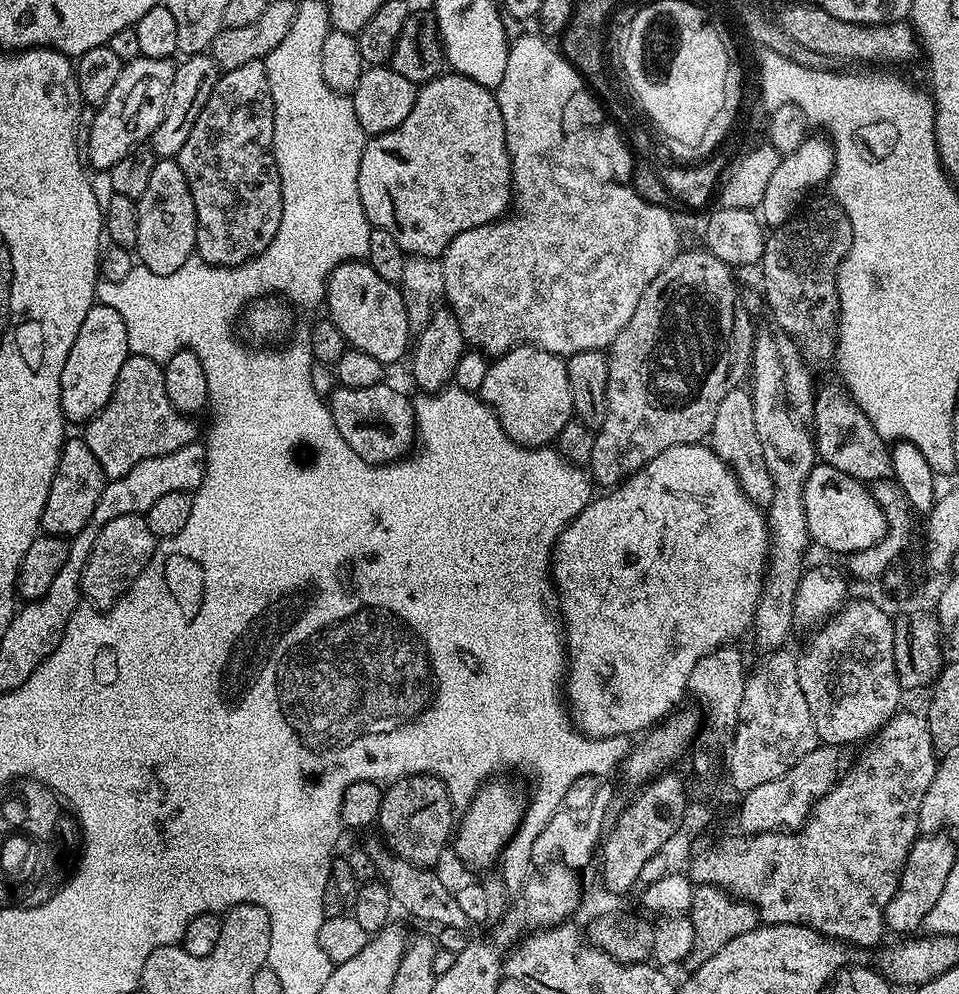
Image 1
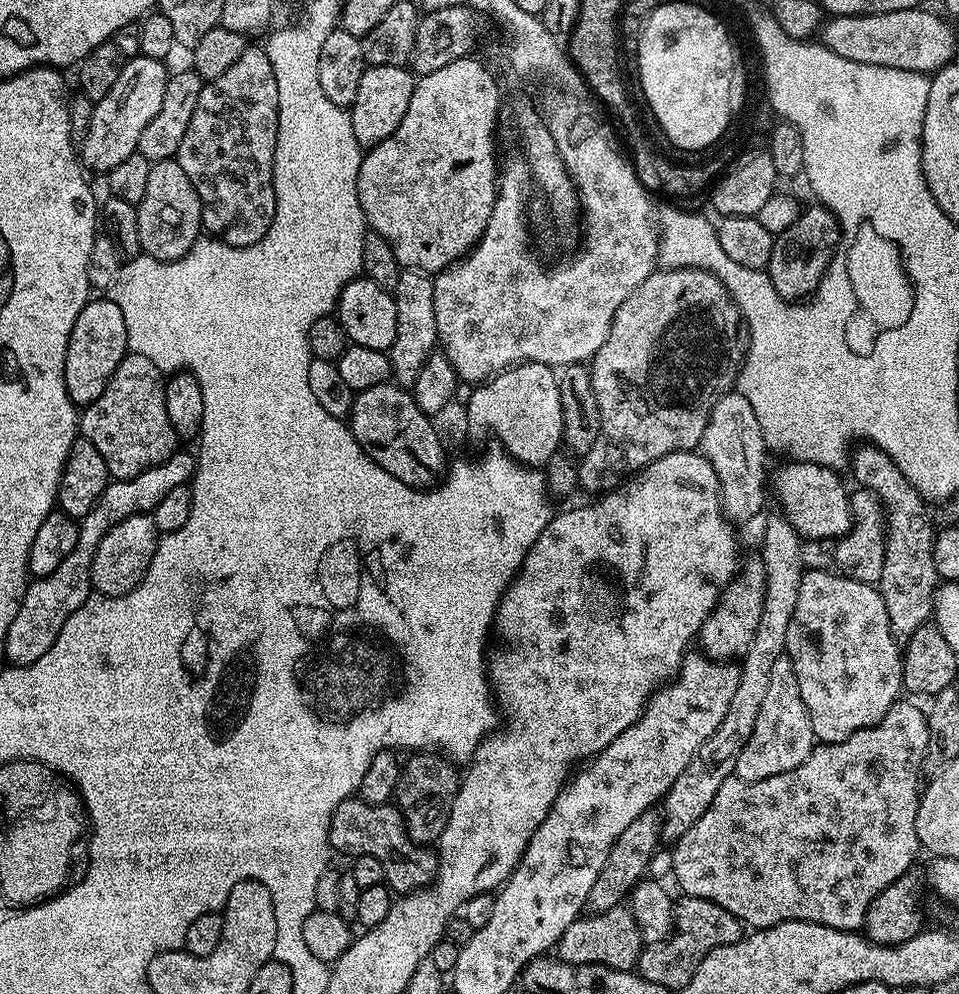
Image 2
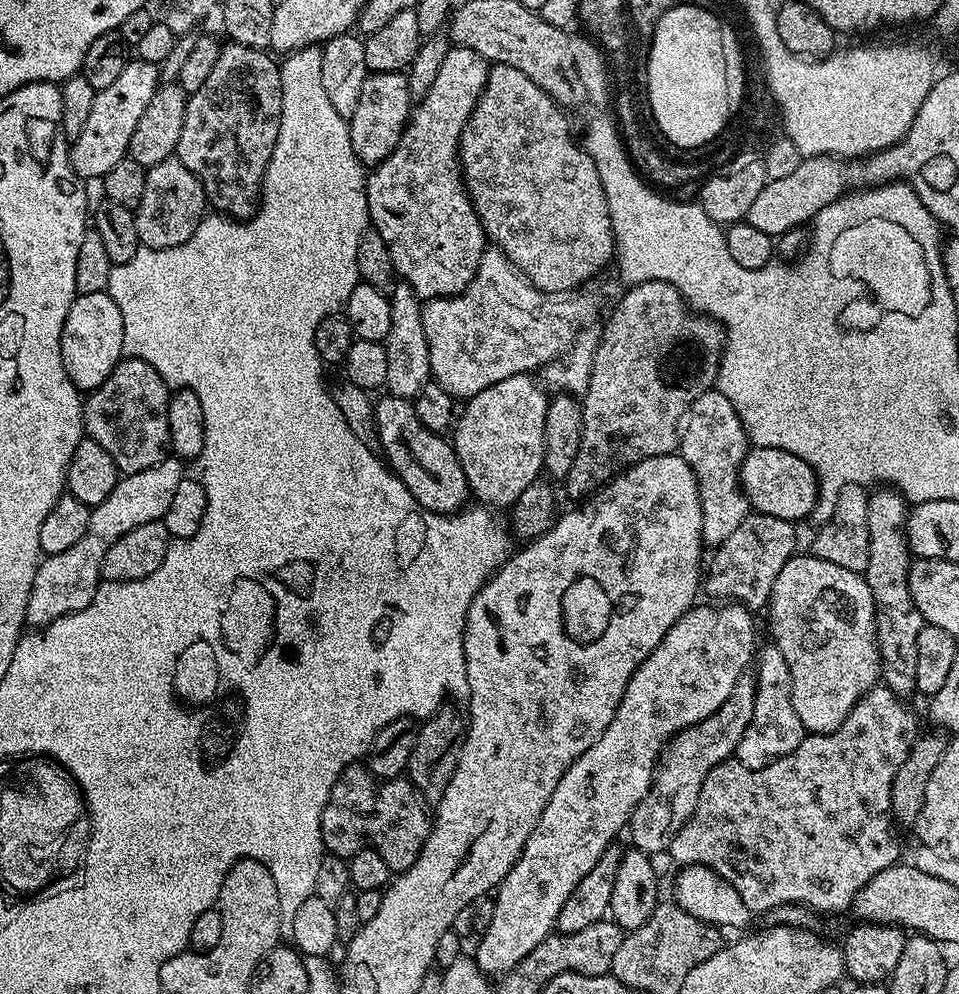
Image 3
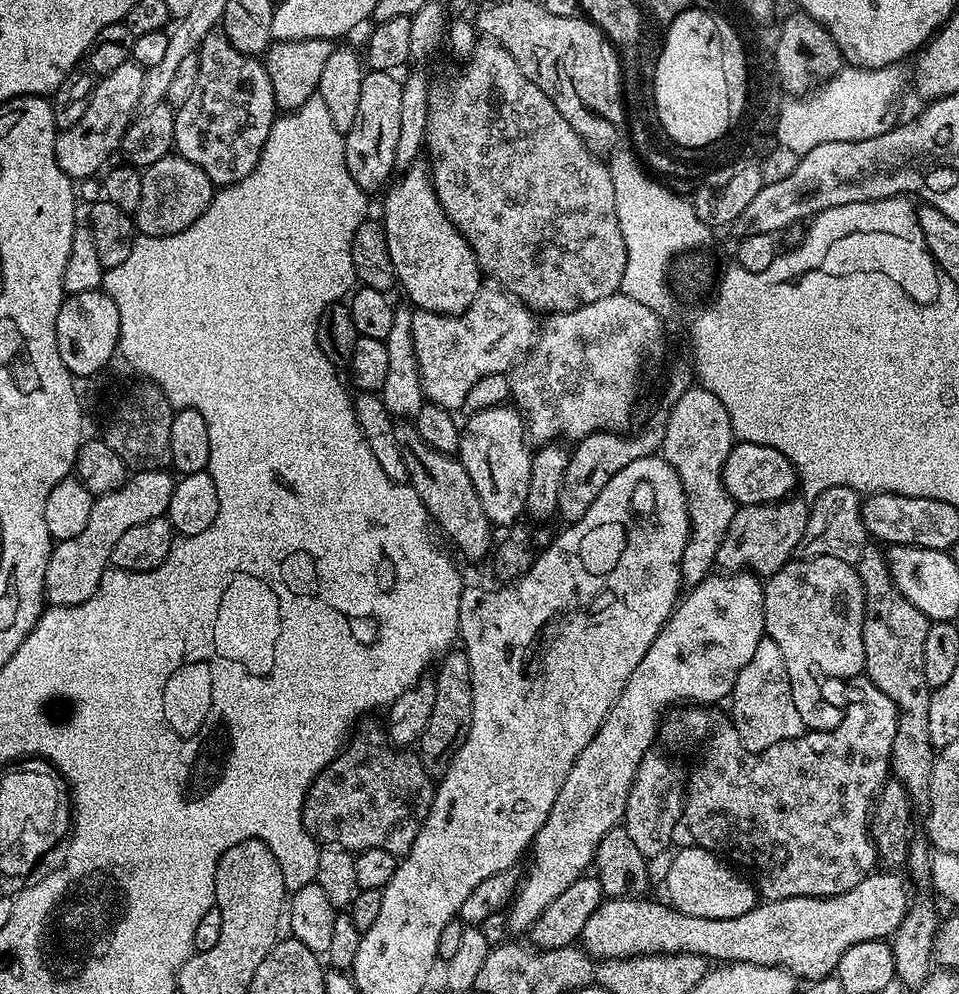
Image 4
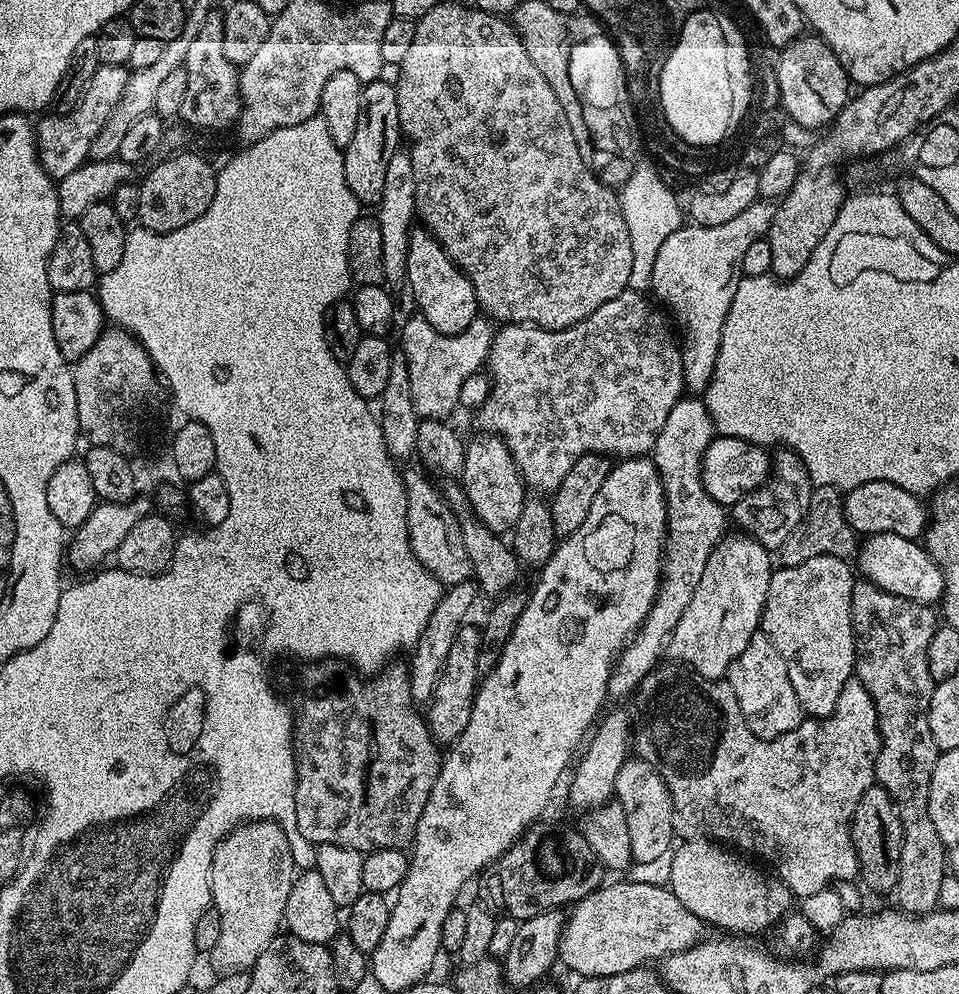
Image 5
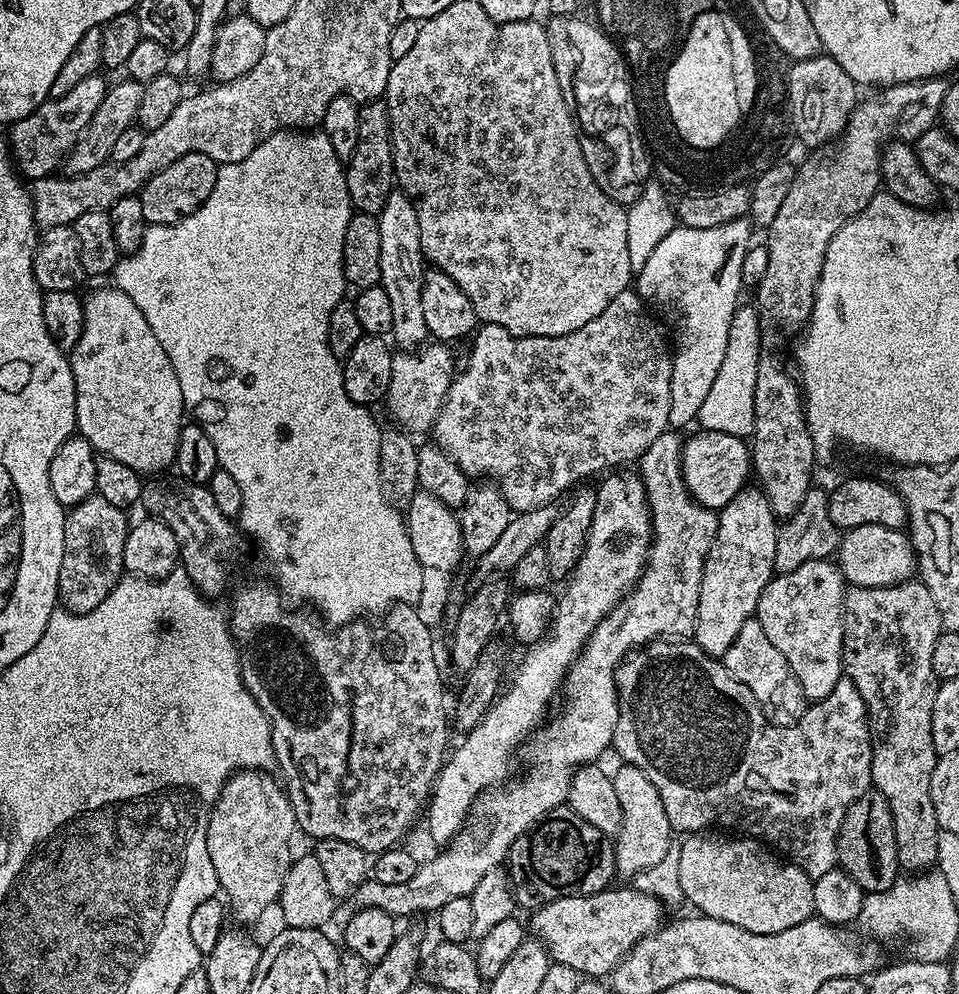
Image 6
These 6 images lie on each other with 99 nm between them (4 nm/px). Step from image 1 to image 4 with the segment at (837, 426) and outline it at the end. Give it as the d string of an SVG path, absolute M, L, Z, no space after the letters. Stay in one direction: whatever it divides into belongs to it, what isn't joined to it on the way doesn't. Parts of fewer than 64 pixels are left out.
M869 542L854 567L864 587L864 672L896 707L896 733L890 772L908 791L913 805L924 806L928 802L932 765L937 758L928 729L933 689L929 688L926 673L922 670L922 653L930 621L926 614L922 614L922 610L915 608L901 594L898 586L894 586L894 578L888 569L888 557L879 543Z

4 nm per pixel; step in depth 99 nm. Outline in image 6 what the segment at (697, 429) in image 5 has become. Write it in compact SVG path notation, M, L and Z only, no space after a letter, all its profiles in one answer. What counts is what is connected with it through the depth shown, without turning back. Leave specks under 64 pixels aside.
M665 430L658 434L658 438L654 438L654 442L650 442L650 446L646 446L646 450L640 456L638 475L648 491L648 510L652 513L652 547L648 550L648 562L644 565L644 573L641 574L640 579L613 608L611 614L594 629L592 637L584 643L584 649L569 668L562 685L562 692L572 700L566 701L564 709L556 717L553 715L539 729L538 734L527 741L528 760L532 765L529 766L524 781L513 779L503 786L480 793L470 806L468 816L464 820L464 825L458 830L458 834L441 851L445 852L441 856L434 857L433 860L426 861L425 864L423 861L417 867L414 878L393 884L378 882L375 878L363 880L350 897L351 903L354 902L356 908L377 908L386 910L386 914L391 916L403 918L411 912L424 911L436 914L442 906L446 906L446 902L450 902L450 898L471 896L474 886L482 882L485 874L490 874L490 870L499 868L505 863L503 860L507 858L508 851L515 846L516 839L520 835L523 837L531 833L532 829L550 814L550 810L561 807L567 801L568 791L572 788L572 776L576 773L577 767L599 761L601 759L599 756L612 748L614 726L618 726L620 713L620 703L616 693L616 667L620 665L621 660L629 652L650 644L657 638L684 638L695 633L698 594L702 590L706 554L716 533L717 513L702 506L688 493L688 488L684 485L684 471L680 465L683 454L681 433L676 430Z

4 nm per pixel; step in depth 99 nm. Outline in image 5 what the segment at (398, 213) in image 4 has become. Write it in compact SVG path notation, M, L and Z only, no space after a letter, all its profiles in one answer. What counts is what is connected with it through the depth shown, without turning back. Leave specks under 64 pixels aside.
M413 227L409 234L409 253L406 255L406 287L412 291L415 311L424 317L434 330L442 334L462 334L478 318L478 305L470 278L448 257L446 250L423 227Z

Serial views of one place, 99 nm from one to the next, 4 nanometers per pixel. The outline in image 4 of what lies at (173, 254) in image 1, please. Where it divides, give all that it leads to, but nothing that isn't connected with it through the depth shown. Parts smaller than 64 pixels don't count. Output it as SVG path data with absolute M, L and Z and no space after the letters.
M179 154L158 158L154 166L141 171L140 177L142 199L138 201L134 223L146 236L173 236L186 230L208 209L214 195L214 185L208 175Z

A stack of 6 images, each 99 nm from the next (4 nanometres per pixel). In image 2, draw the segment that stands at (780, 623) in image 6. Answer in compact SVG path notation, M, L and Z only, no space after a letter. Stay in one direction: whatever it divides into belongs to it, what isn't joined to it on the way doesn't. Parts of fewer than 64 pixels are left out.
M812 567L805 571L784 647L794 662L798 690L802 690L810 726L821 744L848 740L850 734L881 720L901 695L904 669L902 648L890 626L879 587L831 571Z

